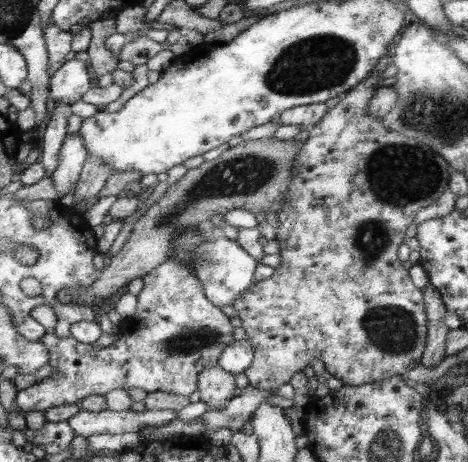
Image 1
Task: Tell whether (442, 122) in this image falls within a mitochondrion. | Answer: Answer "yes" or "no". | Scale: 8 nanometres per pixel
yes

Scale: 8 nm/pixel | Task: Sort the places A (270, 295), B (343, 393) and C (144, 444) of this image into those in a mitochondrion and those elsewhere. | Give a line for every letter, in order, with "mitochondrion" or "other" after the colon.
A: other
B: other
C: other

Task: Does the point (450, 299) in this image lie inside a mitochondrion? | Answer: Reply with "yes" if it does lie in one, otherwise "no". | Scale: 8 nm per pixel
no

